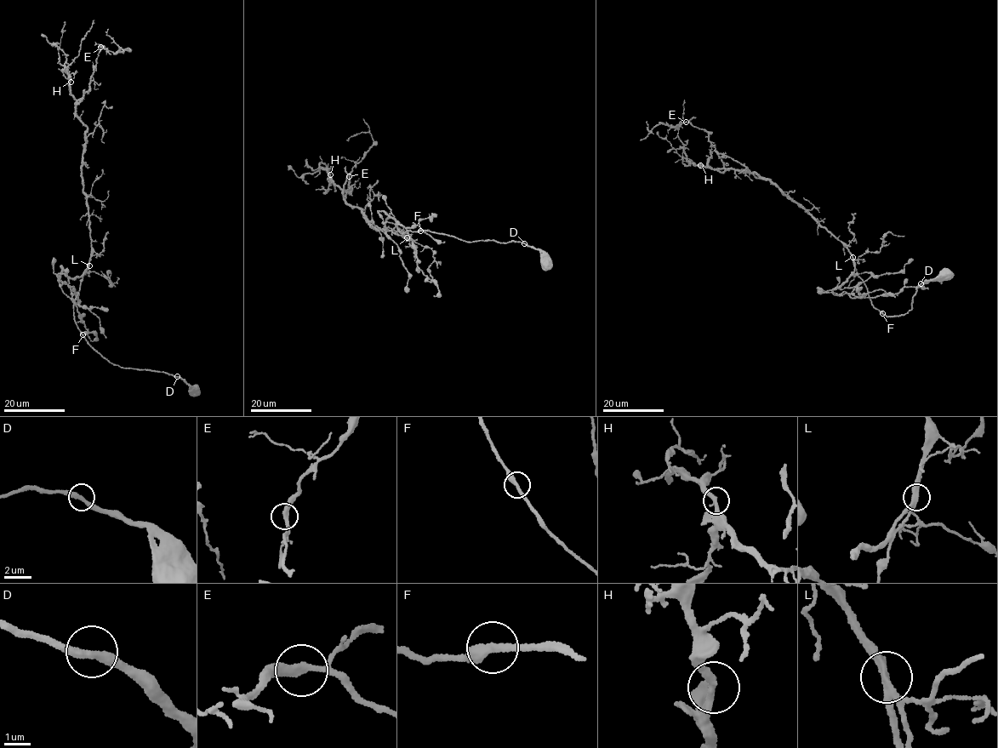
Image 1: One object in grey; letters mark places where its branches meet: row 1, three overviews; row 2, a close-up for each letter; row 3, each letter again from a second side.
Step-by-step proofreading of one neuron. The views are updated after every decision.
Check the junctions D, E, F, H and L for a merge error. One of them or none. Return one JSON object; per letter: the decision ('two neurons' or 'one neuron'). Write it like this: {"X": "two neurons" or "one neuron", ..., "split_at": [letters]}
{"D": "one neuron", "E": "one neuron", "F": "one neuron", "H": "one neuron", "L": "one neuron", "split_at": []}

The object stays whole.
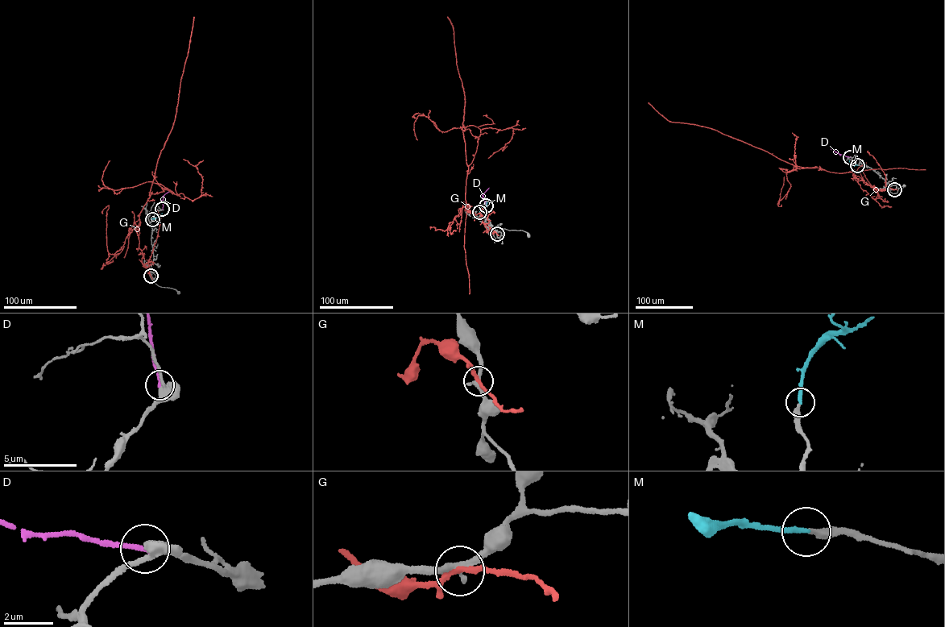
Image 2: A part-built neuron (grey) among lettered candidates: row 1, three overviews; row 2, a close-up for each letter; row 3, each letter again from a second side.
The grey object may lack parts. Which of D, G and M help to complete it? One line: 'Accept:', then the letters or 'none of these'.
Accept: M

